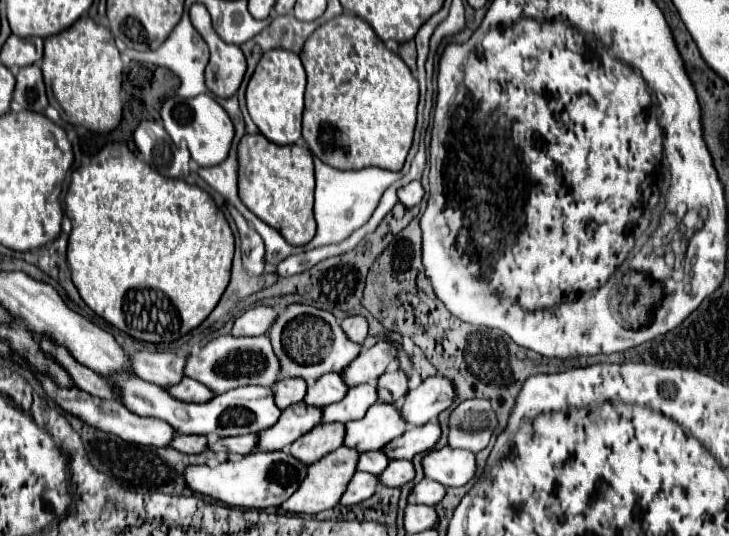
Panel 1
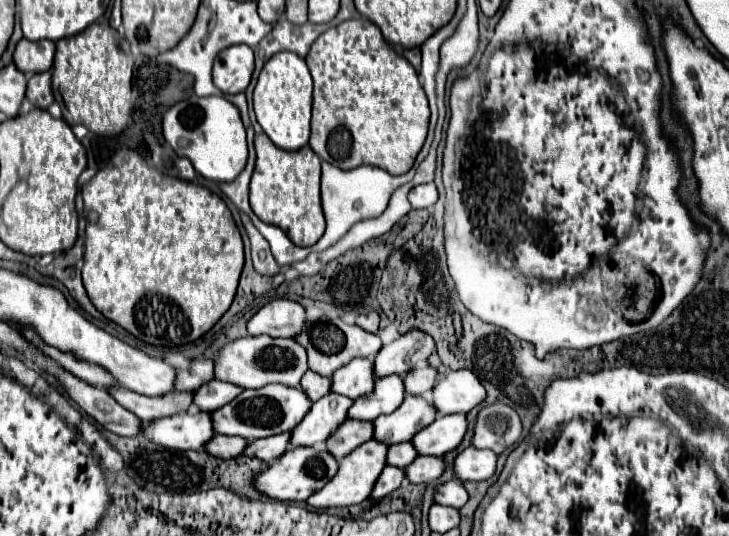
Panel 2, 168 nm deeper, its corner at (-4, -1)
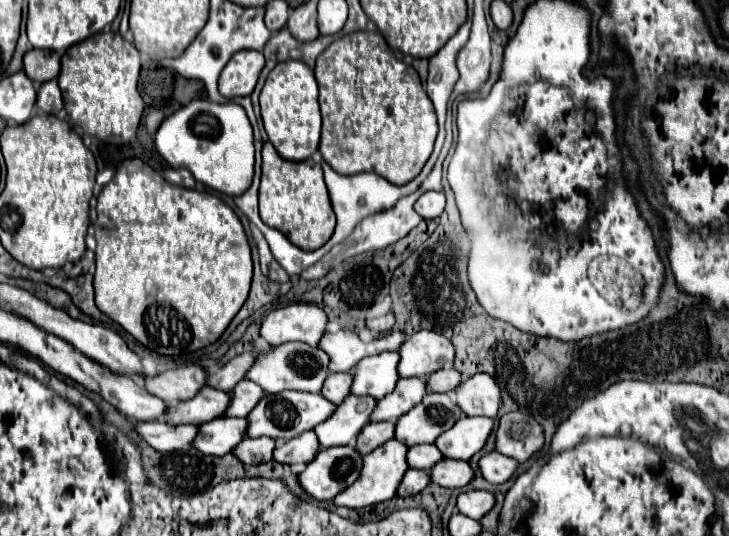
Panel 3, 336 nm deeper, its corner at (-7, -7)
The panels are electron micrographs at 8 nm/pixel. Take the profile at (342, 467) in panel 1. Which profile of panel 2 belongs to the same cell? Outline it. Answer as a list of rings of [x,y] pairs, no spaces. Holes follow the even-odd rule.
[[[377,440],[361,444],[357,450],[353,450],[349,456],[341,460],[341,470],[337,472],[337,478],[333,478],[333,482],[327,482],[317,494],[309,496],[307,504],[313,508],[331,508],[331,506],[353,506],[367,500],[373,492],[379,474],[387,466],[387,450],[389,446]]]

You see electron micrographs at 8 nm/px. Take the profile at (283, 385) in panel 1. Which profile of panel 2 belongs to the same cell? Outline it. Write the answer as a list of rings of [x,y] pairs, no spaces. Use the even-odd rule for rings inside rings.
[[[309,370],[309,374],[305,374],[305,378],[301,380],[301,388],[305,390],[305,394],[309,394],[309,398],[313,402],[317,402],[319,398],[323,398],[325,394],[331,392],[331,378],[319,376]]]

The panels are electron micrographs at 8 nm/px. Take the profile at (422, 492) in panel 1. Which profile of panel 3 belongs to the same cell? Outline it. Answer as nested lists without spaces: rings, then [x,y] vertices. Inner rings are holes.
[[[468,490],[460,494],[456,500],[458,512],[476,520],[480,520],[484,512],[488,512],[492,506],[494,506],[494,496],[484,490]]]

